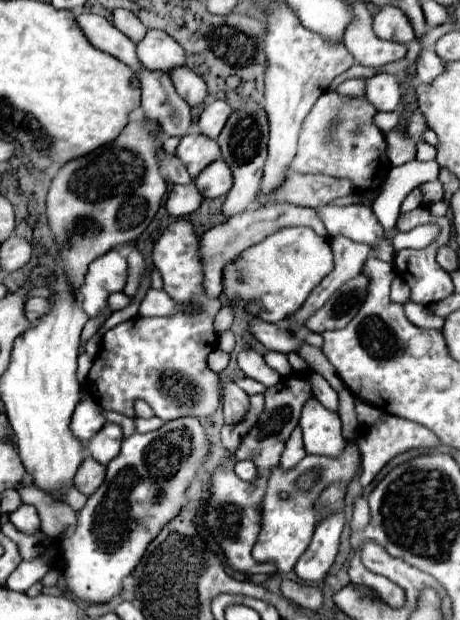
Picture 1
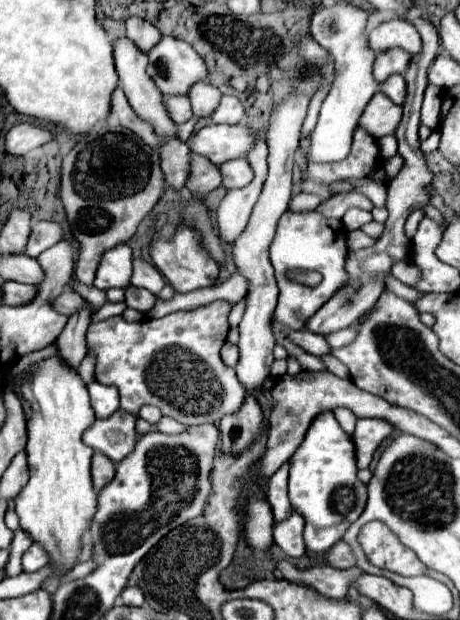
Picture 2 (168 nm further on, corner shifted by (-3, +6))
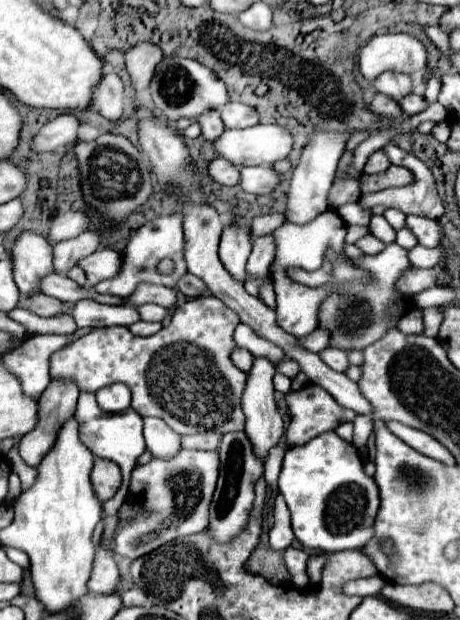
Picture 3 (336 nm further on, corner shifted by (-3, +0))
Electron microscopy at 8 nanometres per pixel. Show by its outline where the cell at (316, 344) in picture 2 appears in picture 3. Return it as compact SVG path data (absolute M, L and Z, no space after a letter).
M324 349L324 353L320 353L320 357L322 357L322 361L324 361L326 365L330 365L334 371L342 371L342 373L344 373L344 371L350 367L350 361L348 361L346 353L340 351L340 349Z

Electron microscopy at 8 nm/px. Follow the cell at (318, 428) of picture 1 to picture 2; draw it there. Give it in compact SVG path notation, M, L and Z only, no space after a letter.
M324 411L310 423L304 441L292 455L290 467L290 503L304 515L304 543L312 553L324 553L338 543L344 531L364 511L366 485L356 477L356 457L352 437L336 423L332 411Z

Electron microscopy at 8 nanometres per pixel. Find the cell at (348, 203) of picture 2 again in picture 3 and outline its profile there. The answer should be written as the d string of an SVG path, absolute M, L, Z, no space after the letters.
M390 143L390 145L386 145L386 147L384 147L384 151L386 151L386 155L392 164L401 164L412 171L414 181L412 181L412 185L406 185L406 187L384 189L384 191L378 191L378 193L362 195L362 197L358 199L358 203L360 203L364 209L368 209L370 213L374 213L374 215L382 215L386 209L394 207L394 209L400 209L404 215L420 215L420 217L440 219L440 217L444 215L444 205L442 205L440 195L438 195L434 175L432 175L432 171L426 167L426 163L417 157L413 157L413 154L403 151L398 147L398 145L392 145L392 143Z

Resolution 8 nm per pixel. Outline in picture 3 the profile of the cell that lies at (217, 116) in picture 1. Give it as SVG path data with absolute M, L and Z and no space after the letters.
M236 101L224 105L220 115L228 129L244 129L244 127L252 127L252 125L260 123L256 109L252 109L250 105L244 105L244 103L236 103Z

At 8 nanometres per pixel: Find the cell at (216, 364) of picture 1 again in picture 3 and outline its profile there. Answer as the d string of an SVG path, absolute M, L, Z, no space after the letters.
M236 347L234 349L234 353L232 353L232 363L240 369L240 371L250 371L252 369L252 363L254 363L254 355L250 353L250 351L246 351L246 349L240 349L240 347Z

